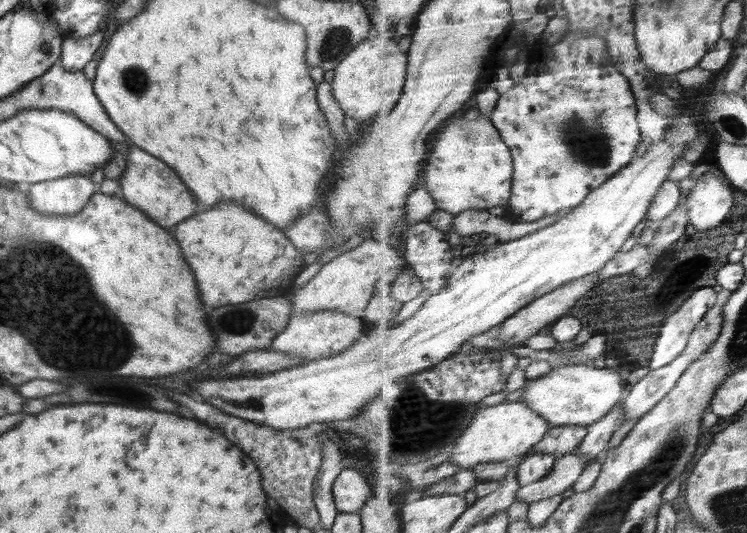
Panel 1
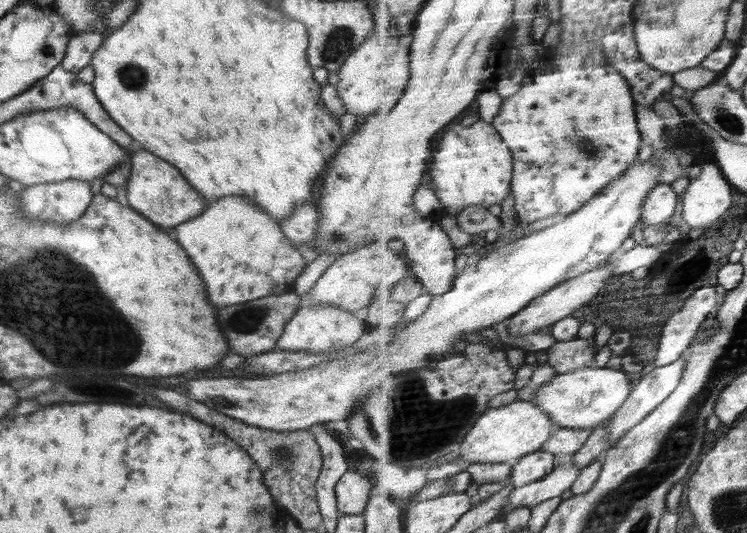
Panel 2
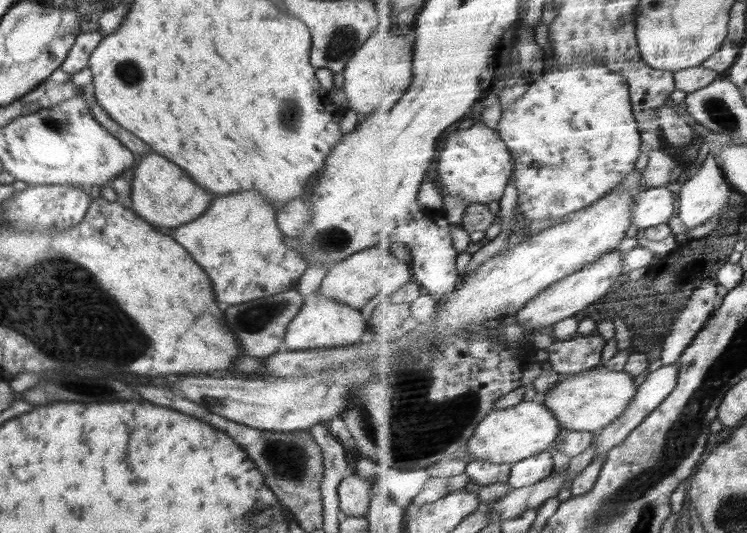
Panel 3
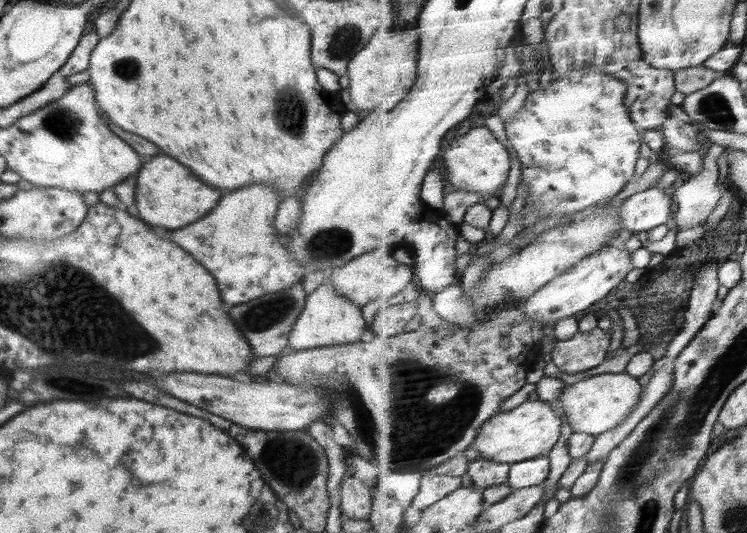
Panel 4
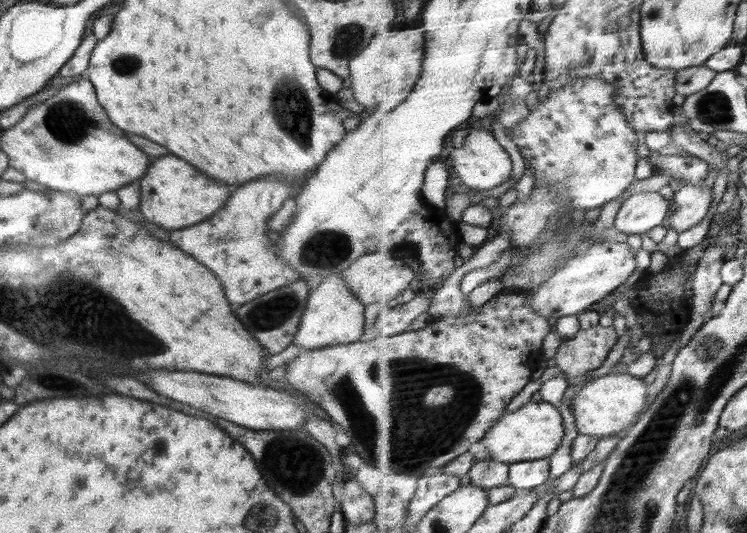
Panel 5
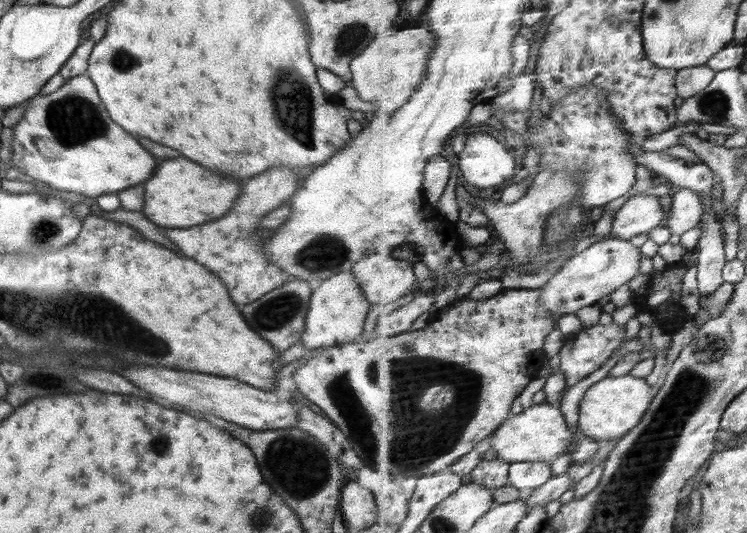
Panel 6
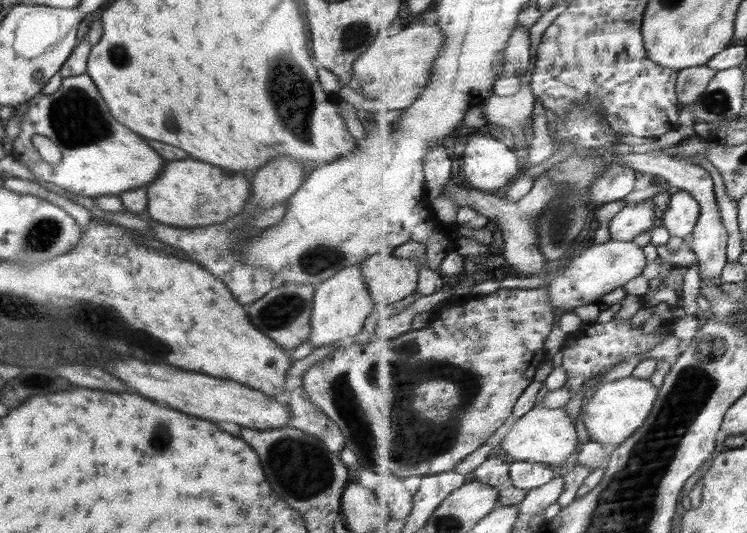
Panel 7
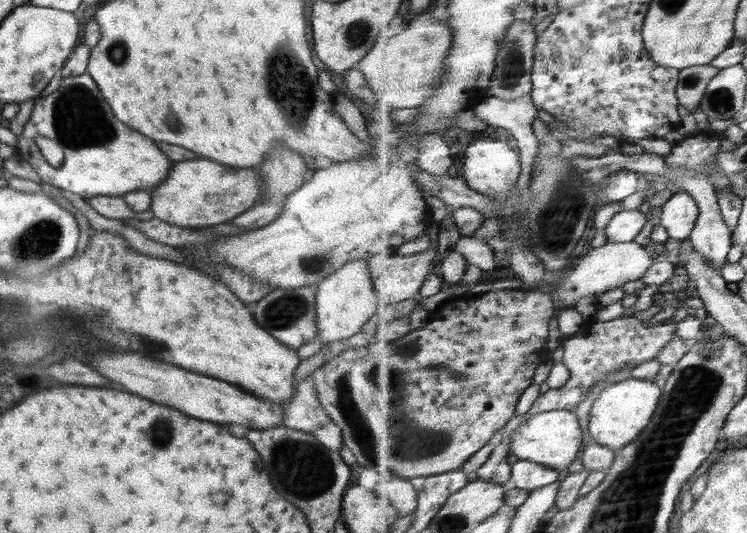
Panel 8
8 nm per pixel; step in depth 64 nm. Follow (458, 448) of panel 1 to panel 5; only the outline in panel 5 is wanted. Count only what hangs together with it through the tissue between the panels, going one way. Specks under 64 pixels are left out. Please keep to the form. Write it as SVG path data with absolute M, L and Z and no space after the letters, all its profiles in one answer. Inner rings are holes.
M543 400L530 401L513 413L506 412L481 442L490 451L489 457L513 465L517 462L551 458L560 449L566 437L566 429L565 418L556 405Z

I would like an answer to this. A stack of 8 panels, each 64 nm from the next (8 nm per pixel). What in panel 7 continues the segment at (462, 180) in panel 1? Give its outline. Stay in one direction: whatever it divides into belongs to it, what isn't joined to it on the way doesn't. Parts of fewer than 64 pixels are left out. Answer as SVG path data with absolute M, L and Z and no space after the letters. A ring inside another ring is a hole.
M474 134L466 148L464 170L474 186L500 195L502 190L498 188L508 186L512 178L518 176L520 164L514 149L508 148L502 140Z

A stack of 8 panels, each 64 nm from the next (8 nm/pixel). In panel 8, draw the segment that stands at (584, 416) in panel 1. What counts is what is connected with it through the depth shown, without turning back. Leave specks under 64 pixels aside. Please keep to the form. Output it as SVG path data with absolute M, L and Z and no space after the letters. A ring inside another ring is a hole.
M634 378L606 387L592 407L589 430L592 440L614 449L623 449L652 424L663 398L663 389L655 381Z

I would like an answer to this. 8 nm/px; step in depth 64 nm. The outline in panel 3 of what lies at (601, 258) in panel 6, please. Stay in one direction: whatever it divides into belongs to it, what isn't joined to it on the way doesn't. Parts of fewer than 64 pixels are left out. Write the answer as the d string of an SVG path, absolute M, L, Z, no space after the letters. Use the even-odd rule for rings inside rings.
M616 250L614 253L605 255L594 265L589 265L584 271L580 270L577 274L548 288L543 294L528 302L525 308L517 314L518 323L527 330L538 332L546 326L555 327L558 322L566 321L578 312L586 310L590 304L594 304L596 300L606 296L610 292L610 288L618 282L618 278L624 274L623 258L625 258L624 254L620 250Z

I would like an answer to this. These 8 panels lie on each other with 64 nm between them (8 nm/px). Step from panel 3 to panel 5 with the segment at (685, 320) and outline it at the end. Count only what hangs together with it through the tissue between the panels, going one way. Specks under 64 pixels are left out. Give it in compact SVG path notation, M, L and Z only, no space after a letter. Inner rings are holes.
M716 237L695 275L691 320L678 342L675 343L679 351L686 348L694 340L694 336L709 322L706 320L706 314L714 308L716 294L722 288L722 284L725 284L721 273L727 260L724 258L724 250L716 246L715 240L717 240Z

